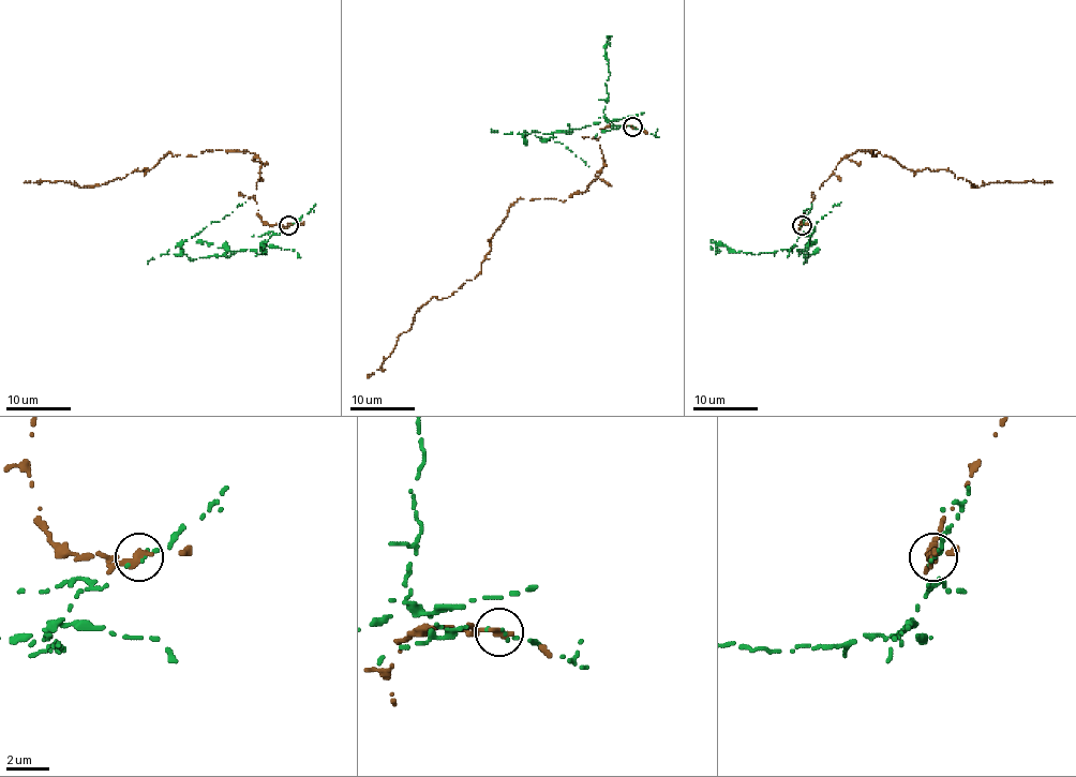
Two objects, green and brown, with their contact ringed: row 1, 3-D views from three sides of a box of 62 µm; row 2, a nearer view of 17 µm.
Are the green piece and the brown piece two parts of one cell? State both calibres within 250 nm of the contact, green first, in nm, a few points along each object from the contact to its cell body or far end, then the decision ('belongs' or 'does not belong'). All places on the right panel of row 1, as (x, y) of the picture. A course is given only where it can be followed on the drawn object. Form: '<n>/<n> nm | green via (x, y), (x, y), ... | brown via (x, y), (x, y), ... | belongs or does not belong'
180/400 nm | green via (800, 226), (800, 236), (792, 251), (803, 251), (807, 258), (808, 239), (817, 222), (840, 202) | brown via (802, 225), (813, 197), (858, 150), (914, 170), (946, 169), (977, 188), (1052, 182) | does not belong

